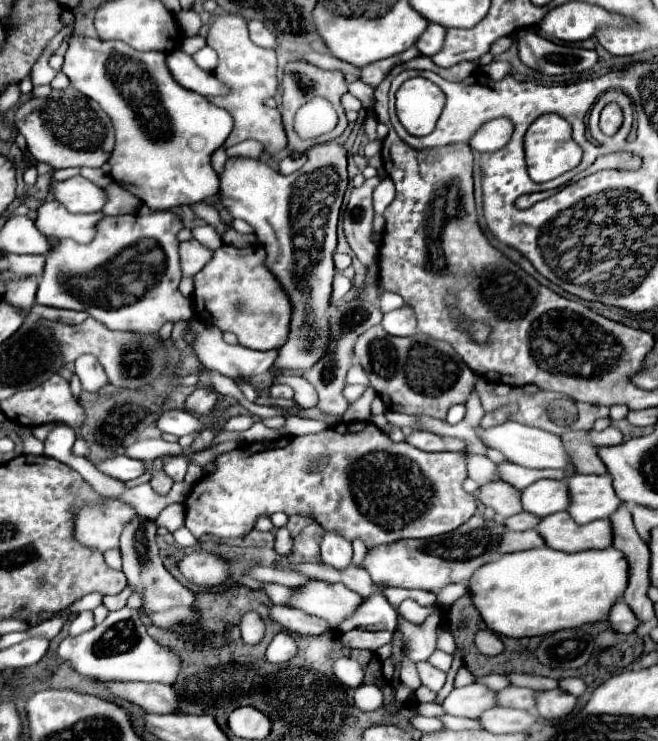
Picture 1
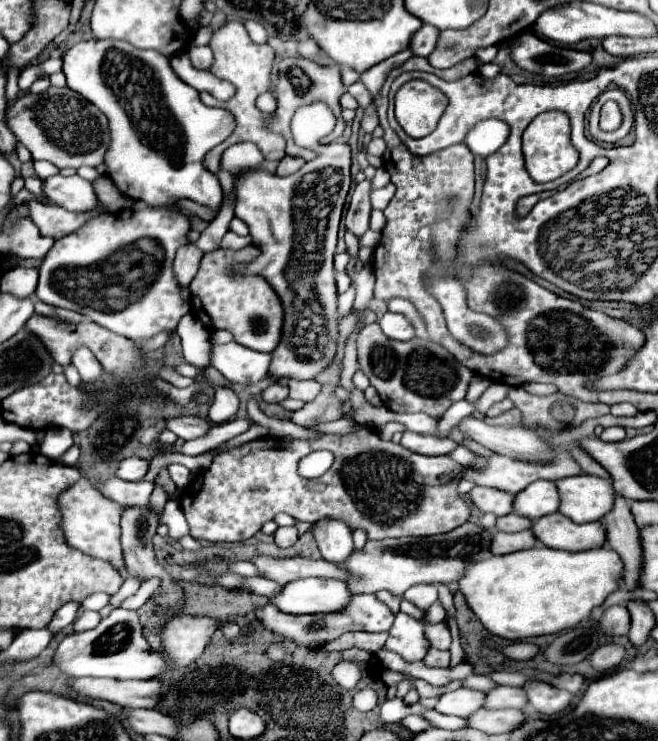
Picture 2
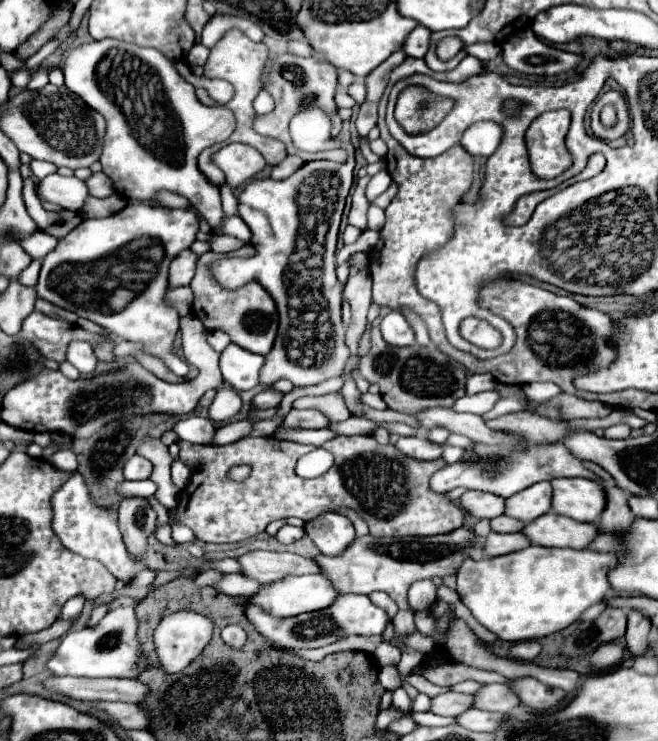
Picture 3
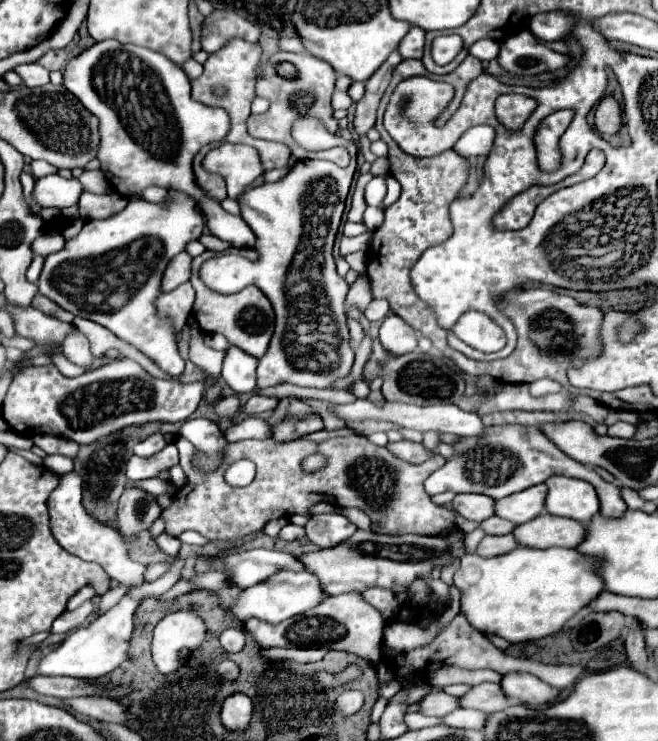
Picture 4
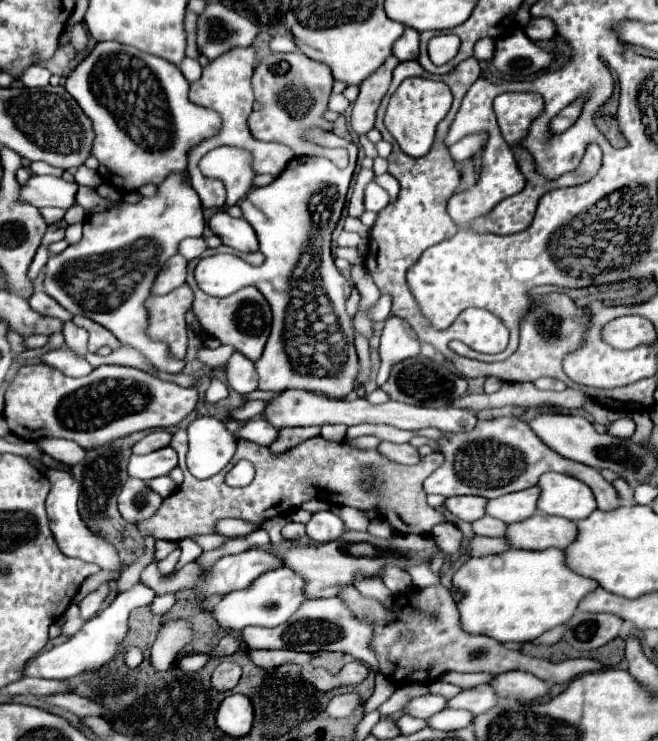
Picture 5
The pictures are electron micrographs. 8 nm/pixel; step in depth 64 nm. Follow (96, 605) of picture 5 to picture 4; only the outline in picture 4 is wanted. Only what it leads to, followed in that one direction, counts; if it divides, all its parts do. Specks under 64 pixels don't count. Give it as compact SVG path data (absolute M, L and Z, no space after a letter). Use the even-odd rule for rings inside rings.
M92 600L84 602L78 610L74 612L64 612L62 616L58 616L58 620L54 620L52 628L50 628L50 634L66 634L70 632L72 628L78 628L84 624L84 620L88 618L88 614L94 610L94 604Z

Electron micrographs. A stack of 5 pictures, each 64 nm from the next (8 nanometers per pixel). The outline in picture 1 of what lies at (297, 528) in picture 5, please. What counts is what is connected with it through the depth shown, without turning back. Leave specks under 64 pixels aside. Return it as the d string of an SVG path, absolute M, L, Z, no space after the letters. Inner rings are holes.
M280 528L280 530L278 530L274 550L276 550L278 554L290 554L290 550L292 550L292 536L290 536L290 532L288 532L286 528Z

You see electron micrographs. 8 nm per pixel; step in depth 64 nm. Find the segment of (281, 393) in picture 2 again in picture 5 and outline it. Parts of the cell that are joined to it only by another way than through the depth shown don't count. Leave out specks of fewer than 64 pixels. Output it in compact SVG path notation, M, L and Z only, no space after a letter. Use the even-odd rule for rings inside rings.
M250 400L250 402L246 402L244 406L240 406L240 408L232 410L232 412L230 412L230 416L232 416L234 420L240 420L240 422L252 420L252 418L260 416L260 412L264 412L264 408L266 408L264 404L266 404L264 400Z

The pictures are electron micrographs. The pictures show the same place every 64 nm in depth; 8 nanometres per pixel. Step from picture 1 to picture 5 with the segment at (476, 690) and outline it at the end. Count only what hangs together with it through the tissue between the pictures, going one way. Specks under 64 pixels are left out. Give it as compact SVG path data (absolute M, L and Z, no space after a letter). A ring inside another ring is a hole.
M426 694L426 696L414 698L406 706L406 714L416 716L416 718L430 718L430 716L434 716L446 708L448 708L448 698L436 696L436 694Z

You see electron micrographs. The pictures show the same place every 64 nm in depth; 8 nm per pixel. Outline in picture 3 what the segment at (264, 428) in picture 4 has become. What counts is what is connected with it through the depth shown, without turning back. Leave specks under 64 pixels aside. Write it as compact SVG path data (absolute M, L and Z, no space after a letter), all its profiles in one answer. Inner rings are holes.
M238 420L238 422L228 422L224 426L218 426L212 444L222 446L222 444L230 444L234 440L244 438L248 432L252 430L252 420Z

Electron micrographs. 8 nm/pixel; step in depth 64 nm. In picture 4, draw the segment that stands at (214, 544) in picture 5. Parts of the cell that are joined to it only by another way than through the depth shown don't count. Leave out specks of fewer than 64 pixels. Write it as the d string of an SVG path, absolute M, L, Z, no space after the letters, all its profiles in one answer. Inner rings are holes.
M182 532L182 534L178 534L178 540L180 542L184 542L184 544L194 544L194 546L204 546L208 540L206 538L202 538L198 532Z

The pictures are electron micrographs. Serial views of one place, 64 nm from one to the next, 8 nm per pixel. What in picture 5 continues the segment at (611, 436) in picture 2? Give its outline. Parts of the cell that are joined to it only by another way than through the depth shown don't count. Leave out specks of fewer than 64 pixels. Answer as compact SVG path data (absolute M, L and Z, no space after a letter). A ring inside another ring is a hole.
M620 418L620 420L612 422L608 428L608 432L618 438L630 438L634 434L634 430L636 430L636 424L632 418Z

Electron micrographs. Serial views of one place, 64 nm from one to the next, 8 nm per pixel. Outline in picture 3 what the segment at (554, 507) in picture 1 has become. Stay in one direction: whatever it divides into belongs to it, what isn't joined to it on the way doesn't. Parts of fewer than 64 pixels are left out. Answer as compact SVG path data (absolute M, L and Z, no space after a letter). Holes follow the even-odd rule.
M536 482L526 490L510 496L506 500L506 514L522 522L530 522L528 516L542 516L552 508L552 486L550 482ZM526 516L526 518L520 518Z

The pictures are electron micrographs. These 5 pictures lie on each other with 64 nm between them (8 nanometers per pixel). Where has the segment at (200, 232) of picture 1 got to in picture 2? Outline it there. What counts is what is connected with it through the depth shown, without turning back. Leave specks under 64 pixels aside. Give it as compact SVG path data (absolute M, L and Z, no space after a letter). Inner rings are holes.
M226 202L219 210L216 218L201 232L201 236L195 242L195 245L204 253L218 249L224 234L229 229L229 224L233 217L234 210L232 210L232 204Z

